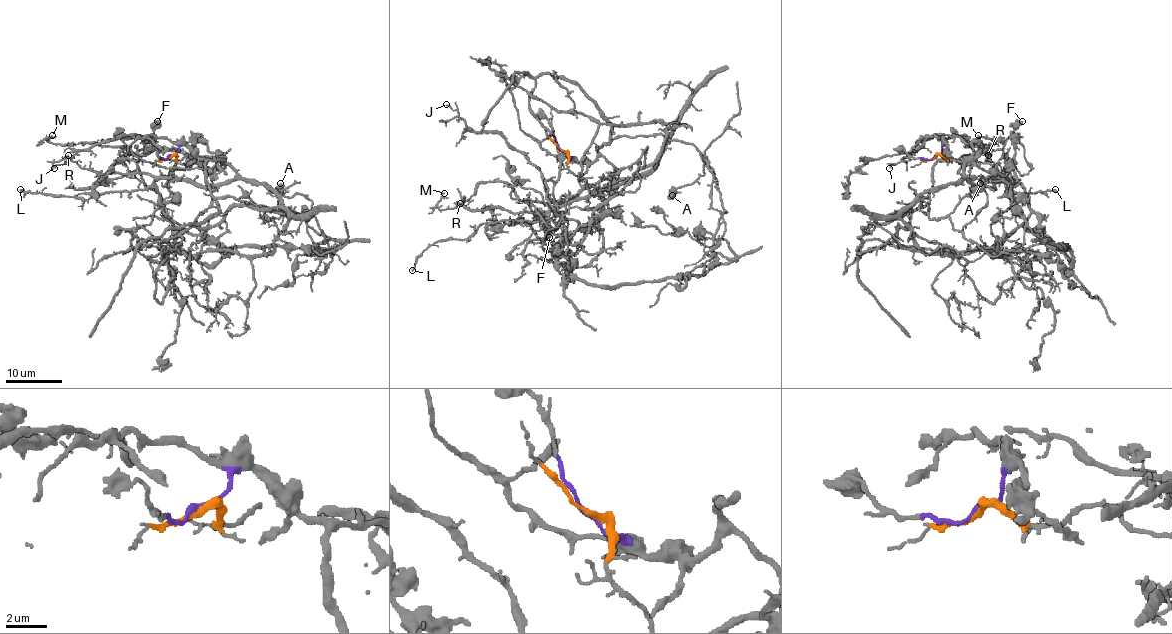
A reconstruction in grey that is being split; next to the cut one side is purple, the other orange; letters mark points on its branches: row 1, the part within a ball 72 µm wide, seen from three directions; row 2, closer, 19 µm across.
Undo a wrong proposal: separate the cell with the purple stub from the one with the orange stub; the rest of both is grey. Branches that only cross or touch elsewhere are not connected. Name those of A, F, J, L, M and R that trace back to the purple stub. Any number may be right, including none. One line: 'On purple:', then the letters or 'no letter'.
On purple: A

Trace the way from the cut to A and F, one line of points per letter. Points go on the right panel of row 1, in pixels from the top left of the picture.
A: (935, 156), (946, 145), (928, 197), (921, 197), (931, 219), (949, 215), (980, 183)
F: (935, 156), (958, 160), (963, 155), (987, 149), (987, 153), (1000, 150), (1022, 121)

